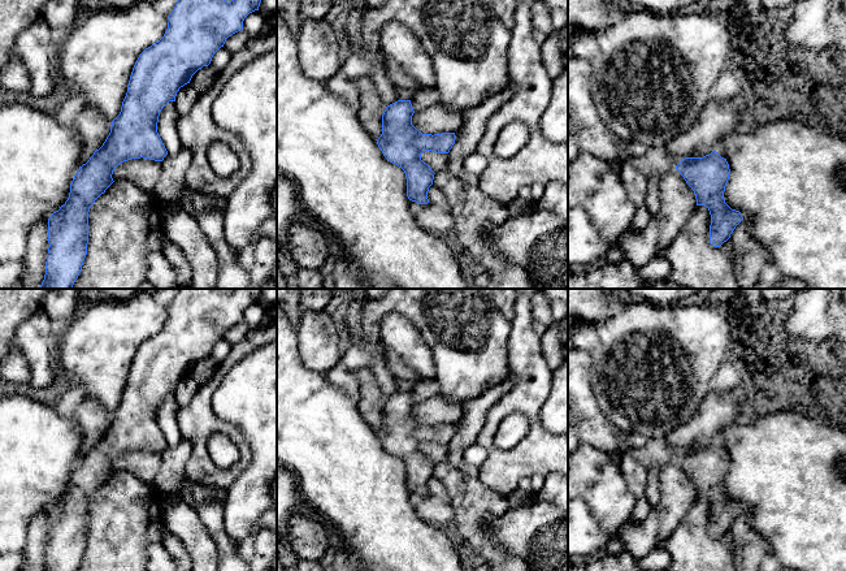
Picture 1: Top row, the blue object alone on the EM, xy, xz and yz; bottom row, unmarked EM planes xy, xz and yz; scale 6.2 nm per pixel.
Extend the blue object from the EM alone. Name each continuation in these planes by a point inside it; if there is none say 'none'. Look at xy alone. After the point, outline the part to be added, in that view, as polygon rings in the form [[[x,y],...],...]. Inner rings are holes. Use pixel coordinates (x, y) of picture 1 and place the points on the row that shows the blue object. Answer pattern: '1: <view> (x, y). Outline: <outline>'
none

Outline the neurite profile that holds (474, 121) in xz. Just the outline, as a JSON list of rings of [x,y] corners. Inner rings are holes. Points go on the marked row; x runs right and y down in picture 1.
[[[507,86],[502,92],[489,98],[481,105],[463,112],[461,126],[455,133],[456,139],[448,152],[447,172],[469,185],[477,185],[480,176],[465,170],[464,160],[476,153],[476,147],[486,131],[490,117],[511,100],[513,87]]]

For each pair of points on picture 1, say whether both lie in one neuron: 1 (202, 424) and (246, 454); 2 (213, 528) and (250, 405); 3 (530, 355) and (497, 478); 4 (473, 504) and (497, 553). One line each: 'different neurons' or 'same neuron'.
1: same neuron
2: different neurons
3: same neuron
4: same neuron

